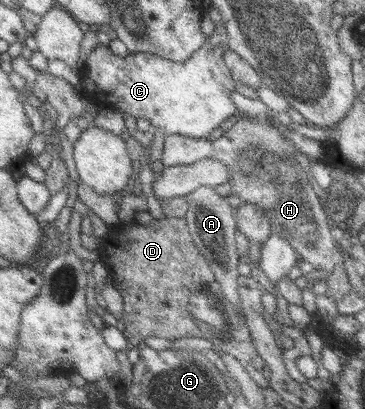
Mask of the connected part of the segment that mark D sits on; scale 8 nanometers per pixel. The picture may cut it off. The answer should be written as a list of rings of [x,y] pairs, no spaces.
[[[166,217],[164,220],[154,219],[151,223],[142,226],[135,220],[127,223],[119,222],[116,226],[108,226],[108,231],[99,239],[97,249],[99,262],[108,272],[106,285],[120,285],[126,340],[133,347],[148,336],[158,336],[170,341],[182,337],[203,337],[243,366],[251,364],[256,370],[262,370],[265,362],[256,354],[253,342],[248,336],[249,330],[244,315],[224,298],[206,257],[201,255],[198,247],[193,243],[185,220]]]

